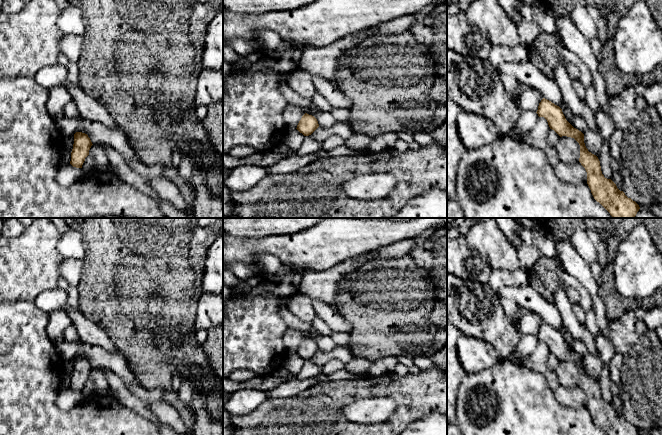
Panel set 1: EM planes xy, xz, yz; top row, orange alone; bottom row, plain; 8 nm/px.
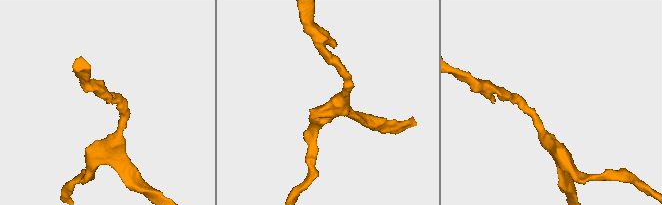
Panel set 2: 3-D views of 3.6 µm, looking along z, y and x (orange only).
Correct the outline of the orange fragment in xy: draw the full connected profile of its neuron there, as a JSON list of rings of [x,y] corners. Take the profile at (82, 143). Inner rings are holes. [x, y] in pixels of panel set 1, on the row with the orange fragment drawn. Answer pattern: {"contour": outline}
{"contour": [[[76,132],[74,134],[74,144],[71,152],[70,164],[76,168],[82,168],[85,158],[89,155],[92,142],[87,134]]]}

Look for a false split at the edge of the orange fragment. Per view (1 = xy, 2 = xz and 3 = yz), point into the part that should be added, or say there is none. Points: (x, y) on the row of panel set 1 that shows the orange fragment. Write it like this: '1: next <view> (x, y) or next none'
1: next none
2: next none
3: next none

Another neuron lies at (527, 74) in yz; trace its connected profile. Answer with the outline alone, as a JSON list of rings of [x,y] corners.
[[[503,62],[498,69],[501,74],[515,77],[521,85],[535,88],[542,94],[543,98],[559,107],[561,106],[563,98],[557,83],[554,79],[547,77],[532,62]]]

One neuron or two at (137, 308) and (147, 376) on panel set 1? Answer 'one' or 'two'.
one

